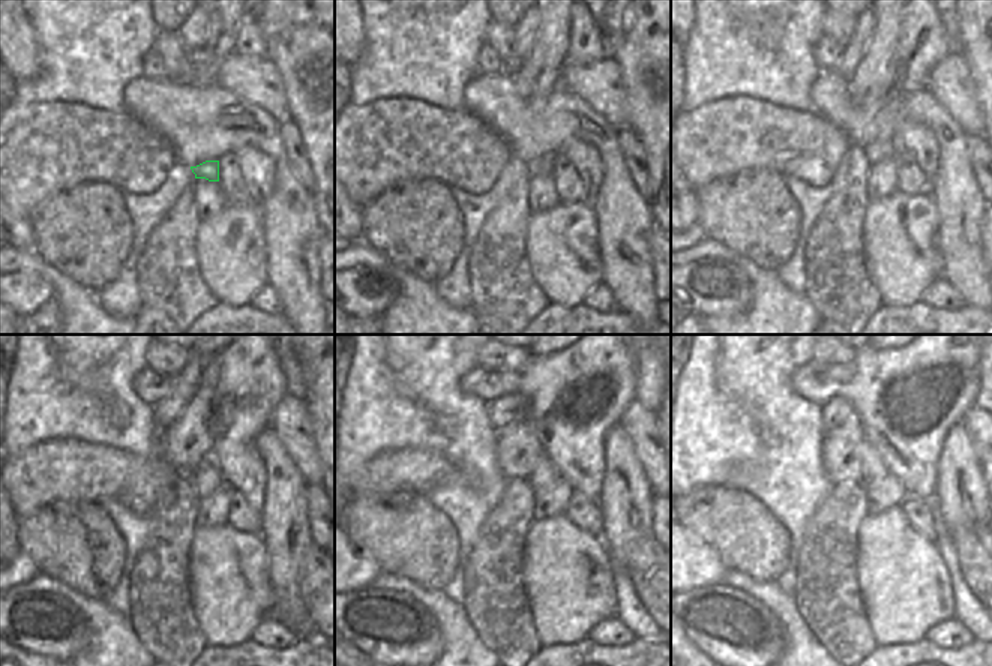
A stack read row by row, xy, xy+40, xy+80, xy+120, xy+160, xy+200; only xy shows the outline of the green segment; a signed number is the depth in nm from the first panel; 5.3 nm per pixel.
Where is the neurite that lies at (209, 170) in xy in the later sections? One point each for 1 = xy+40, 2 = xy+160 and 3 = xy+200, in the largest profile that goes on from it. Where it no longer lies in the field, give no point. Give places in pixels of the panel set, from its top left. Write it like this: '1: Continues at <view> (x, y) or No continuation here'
1: Continues at xy+40 (542, 165)
2: Continues at xy+160 (544, 476)
3: Continues at xy+200 (839, 419).

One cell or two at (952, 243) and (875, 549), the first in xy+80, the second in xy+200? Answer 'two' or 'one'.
two

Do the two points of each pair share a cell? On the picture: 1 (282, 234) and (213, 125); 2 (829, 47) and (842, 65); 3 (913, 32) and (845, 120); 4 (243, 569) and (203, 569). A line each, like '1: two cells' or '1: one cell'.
1: one cell
2: two cells
3: two cells
4: one cell

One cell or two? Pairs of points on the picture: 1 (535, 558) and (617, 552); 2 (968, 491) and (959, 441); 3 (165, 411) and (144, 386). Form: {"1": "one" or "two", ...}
{"1": "two", "2": "one", "3": "two"}

